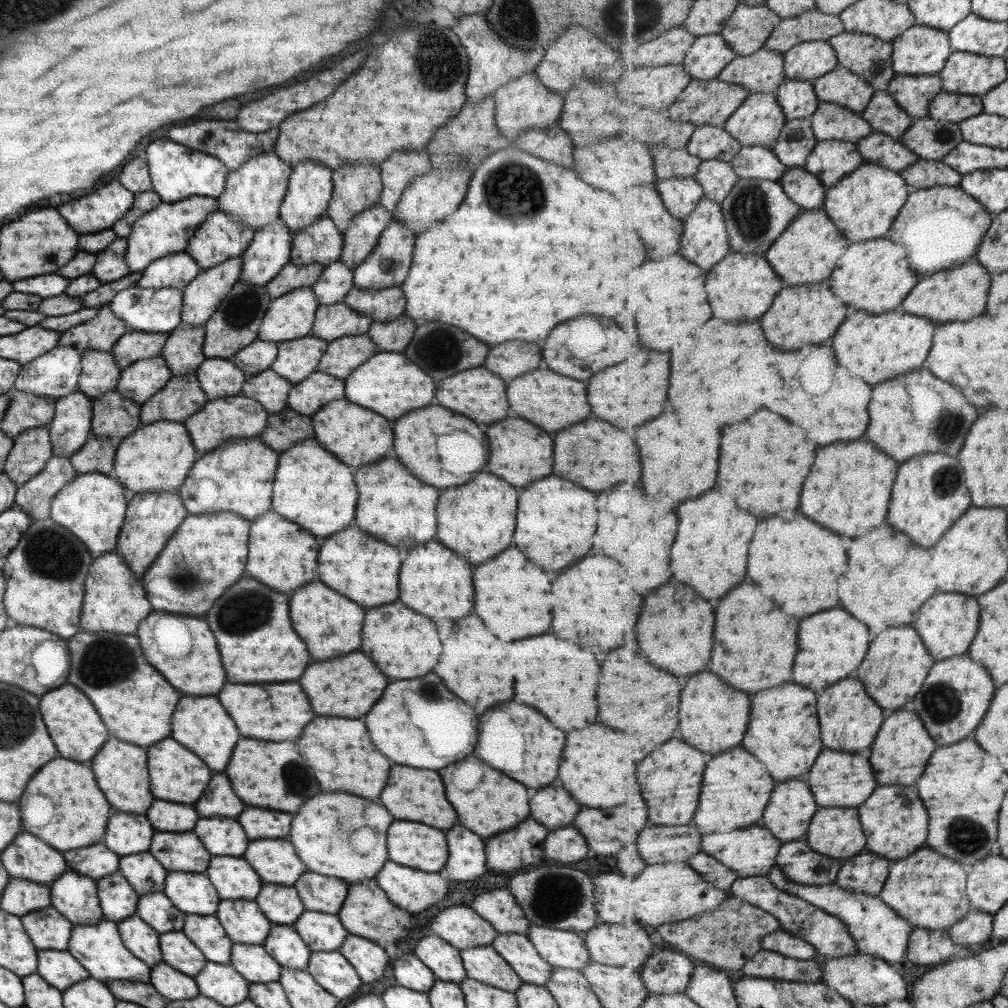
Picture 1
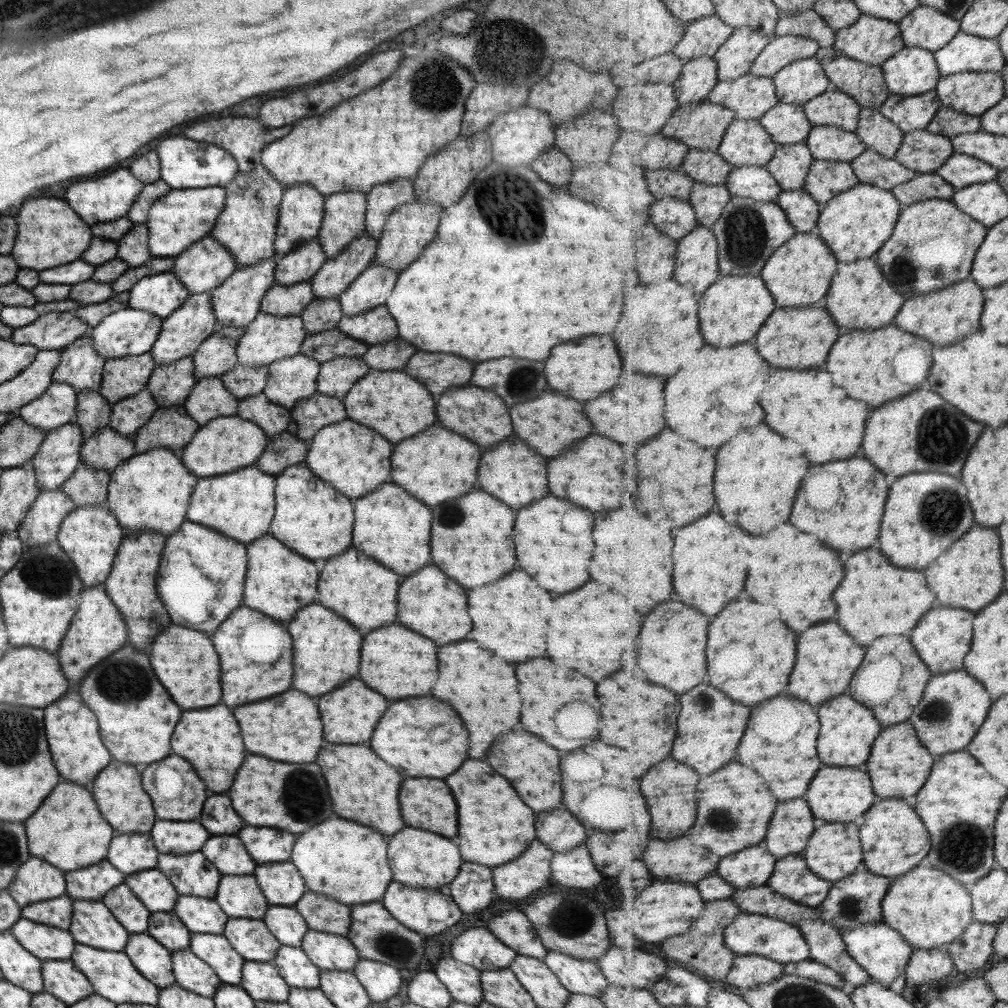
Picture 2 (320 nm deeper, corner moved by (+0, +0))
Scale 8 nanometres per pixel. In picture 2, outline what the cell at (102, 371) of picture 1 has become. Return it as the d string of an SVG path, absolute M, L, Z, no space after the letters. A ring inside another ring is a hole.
M79 390L76 394L75 423L81 429L83 442L108 426L111 406L99 395L99 390Z

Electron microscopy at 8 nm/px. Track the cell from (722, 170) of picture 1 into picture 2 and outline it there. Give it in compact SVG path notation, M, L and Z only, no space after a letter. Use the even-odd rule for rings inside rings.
M696 182L689 201L695 207L698 224L713 229L733 197L726 185Z

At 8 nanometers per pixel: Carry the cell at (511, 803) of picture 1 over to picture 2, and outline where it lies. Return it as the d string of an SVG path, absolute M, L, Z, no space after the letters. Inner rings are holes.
M463 762L463 766L459 766L459 770L447 776L443 782L447 784L447 788L451 790L457 802L457 838L461 842L459 852L461 852L463 862L477 862L481 866L487 866L487 869L499 867L499 865L515 861L533 842L535 814L527 806L523 806L523 802L515 794L515 790L509 786L509 782L501 778L499 774L495 774L491 766L485 766L483 762Z

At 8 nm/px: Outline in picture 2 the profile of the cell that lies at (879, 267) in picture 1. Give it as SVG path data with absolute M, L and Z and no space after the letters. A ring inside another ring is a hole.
M875 256L855 262L841 262L838 265L837 276L834 276L832 282L831 294L826 294L827 304L825 306L835 318L835 322L839 322L839 326L851 328L851 330L877 330L893 324L907 300L881 274L881 267Z

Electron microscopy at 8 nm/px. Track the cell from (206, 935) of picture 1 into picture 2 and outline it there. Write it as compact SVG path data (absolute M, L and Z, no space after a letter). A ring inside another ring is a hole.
M190 933L188 949L212 968L220 983L239 985L244 960L231 948L222 934Z

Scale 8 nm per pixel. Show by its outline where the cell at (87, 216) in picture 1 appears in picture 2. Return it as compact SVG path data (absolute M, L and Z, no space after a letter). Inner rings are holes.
M122 167L98 180L87 180L71 184L65 192L65 200L69 206L79 214L79 218L89 226L96 222L111 222L112 220L126 216L127 211L143 184L130 174L128 168Z

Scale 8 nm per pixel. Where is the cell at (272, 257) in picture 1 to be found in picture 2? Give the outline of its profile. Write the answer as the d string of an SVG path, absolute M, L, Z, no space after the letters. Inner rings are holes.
M274 254L253 266L235 269L219 286L210 290L210 307L217 324L245 328L255 318L260 311L263 295L274 285L273 269L278 258L279 256Z

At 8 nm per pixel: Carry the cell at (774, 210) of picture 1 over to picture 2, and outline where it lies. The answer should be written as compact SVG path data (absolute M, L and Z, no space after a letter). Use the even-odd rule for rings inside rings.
M734 196L713 228L718 238L720 274L723 276L759 276L763 267L798 230L790 223L786 210L776 201L761 202Z

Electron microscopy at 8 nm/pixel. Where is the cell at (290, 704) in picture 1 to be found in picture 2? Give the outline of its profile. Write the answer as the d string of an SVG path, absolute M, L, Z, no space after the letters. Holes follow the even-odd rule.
M287 690L275 698L239 706L233 710L233 716L239 722L243 746L249 754L265 756L277 762L309 764L309 762L315 762L315 756L323 746L317 706L311 702L311 698L307 698L305 694L299 694L297 690Z

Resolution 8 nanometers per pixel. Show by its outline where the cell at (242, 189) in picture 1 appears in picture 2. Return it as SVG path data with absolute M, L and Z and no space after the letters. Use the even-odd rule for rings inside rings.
M261 164L250 172L237 172L224 189L226 199L223 208L208 236L231 255L237 269L271 258L274 255L278 210L284 189Z

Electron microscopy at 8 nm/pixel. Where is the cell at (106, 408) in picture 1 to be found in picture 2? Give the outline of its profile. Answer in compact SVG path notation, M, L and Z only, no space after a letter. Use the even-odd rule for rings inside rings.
M109 426L101 429L99 433L95 433L93 437L82 442L79 451L79 460L82 464L94 468L94 470L104 470L109 473L124 460L131 458L134 455L134 440L119 437L115 431L109 429Z

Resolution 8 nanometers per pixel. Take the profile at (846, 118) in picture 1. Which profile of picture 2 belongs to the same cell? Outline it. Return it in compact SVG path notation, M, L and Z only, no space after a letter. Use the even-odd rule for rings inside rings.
M827 124L814 126L805 141L817 160L852 162L868 149L856 132Z

